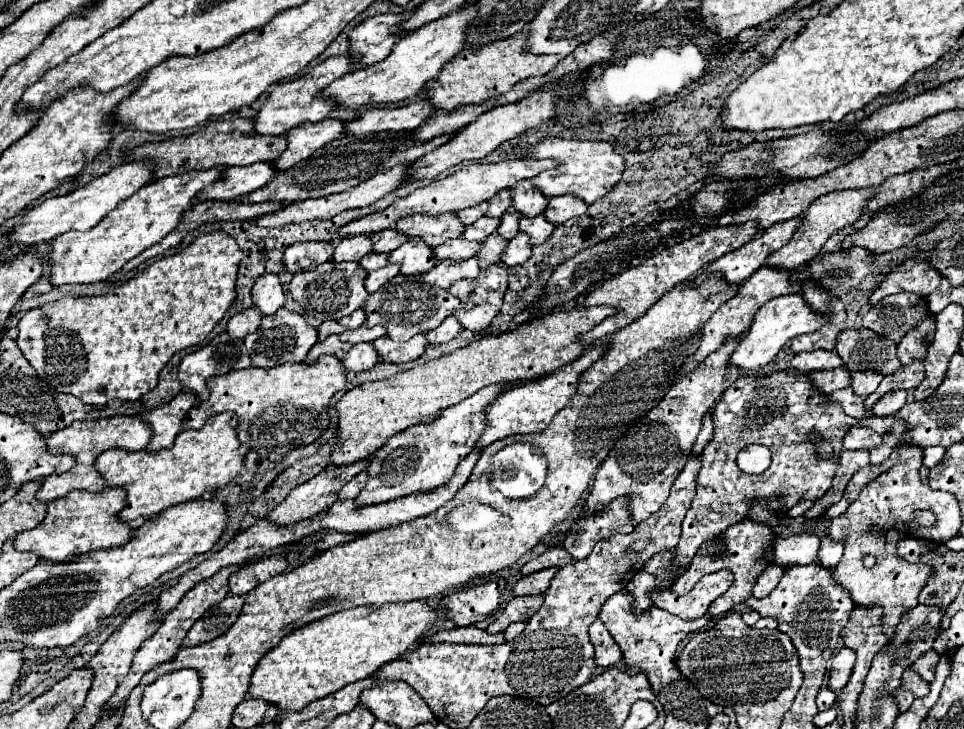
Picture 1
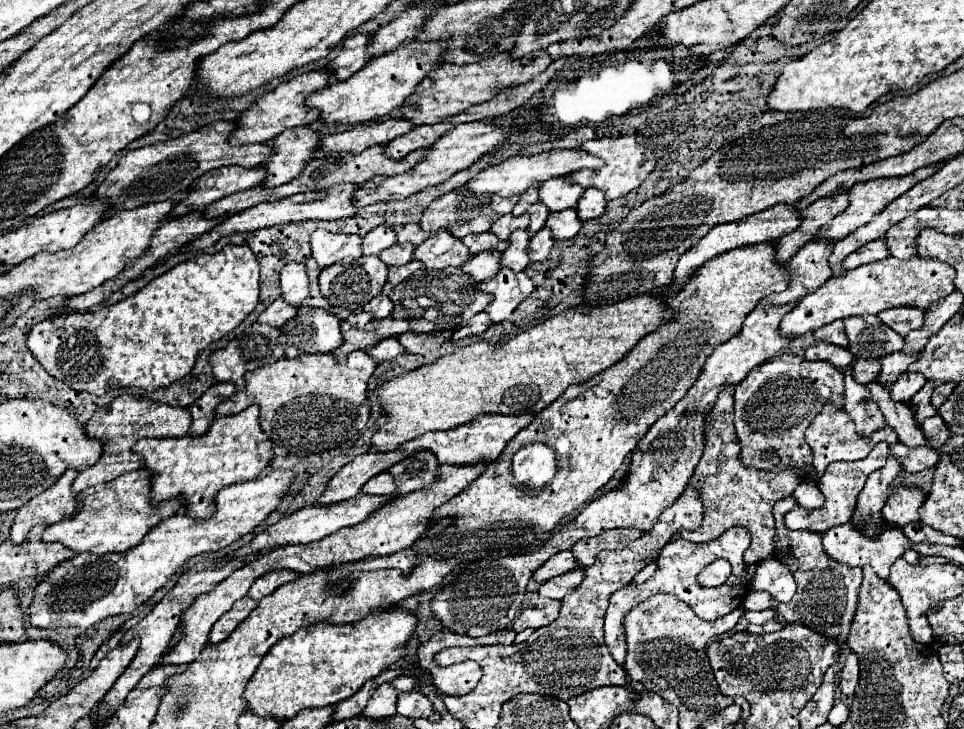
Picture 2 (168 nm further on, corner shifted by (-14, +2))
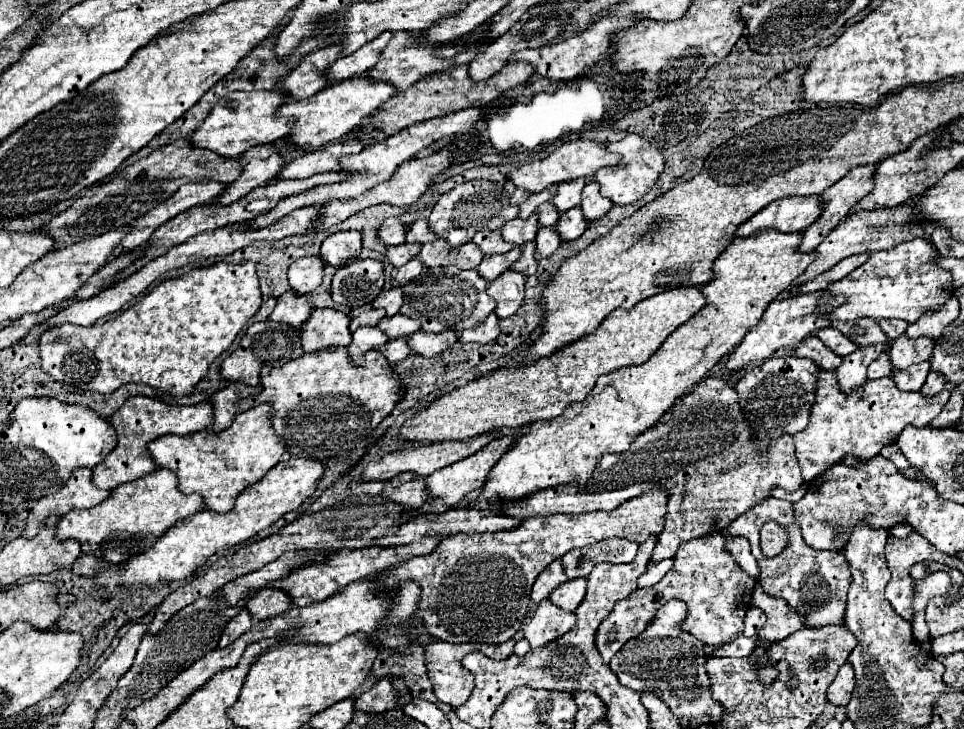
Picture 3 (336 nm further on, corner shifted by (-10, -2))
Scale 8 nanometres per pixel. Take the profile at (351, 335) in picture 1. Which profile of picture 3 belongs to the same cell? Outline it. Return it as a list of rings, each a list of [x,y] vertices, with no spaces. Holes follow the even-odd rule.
[[[394,315],[394,317],[384,317],[378,327],[390,337],[390,339],[398,339],[398,337],[408,337],[412,335],[414,331],[420,329],[418,321],[416,319],[410,319],[410,317],[404,317],[404,315]]]

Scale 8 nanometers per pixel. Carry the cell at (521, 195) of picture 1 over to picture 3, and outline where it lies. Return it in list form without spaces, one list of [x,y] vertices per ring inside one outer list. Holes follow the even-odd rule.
[[[578,179],[578,181],[566,181],[562,185],[558,185],[558,193],[554,195],[552,203],[558,207],[560,213],[580,205],[580,197],[582,197],[582,189],[586,185],[586,179]]]

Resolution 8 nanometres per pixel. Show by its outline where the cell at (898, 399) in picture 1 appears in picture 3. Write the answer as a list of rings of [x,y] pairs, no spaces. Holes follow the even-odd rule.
[[[924,361],[924,363],[916,363],[916,365],[910,365],[908,369],[898,371],[894,375],[894,381],[898,389],[902,391],[920,391],[928,373],[930,373],[930,361]]]

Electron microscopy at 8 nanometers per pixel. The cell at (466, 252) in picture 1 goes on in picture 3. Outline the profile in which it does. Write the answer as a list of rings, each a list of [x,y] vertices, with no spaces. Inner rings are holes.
[[[490,231],[490,233],[476,233],[472,239],[486,255],[494,255],[494,253],[508,253],[512,249],[510,243],[506,243],[502,239],[500,231]]]

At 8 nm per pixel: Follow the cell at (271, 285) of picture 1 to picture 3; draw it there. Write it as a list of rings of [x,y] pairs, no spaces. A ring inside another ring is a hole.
[[[302,257],[294,261],[288,269],[288,281],[290,287],[296,293],[310,293],[314,291],[324,277],[324,261],[320,257]]]

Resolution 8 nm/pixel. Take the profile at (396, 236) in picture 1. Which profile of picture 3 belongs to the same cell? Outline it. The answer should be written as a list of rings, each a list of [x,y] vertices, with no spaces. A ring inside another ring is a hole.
[[[420,219],[408,227],[408,235],[406,235],[408,243],[428,243],[434,239],[436,239],[436,235],[434,235],[434,231],[430,231],[426,219]]]

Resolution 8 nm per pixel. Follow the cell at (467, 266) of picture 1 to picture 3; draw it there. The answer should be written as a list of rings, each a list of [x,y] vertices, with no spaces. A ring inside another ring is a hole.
[[[514,247],[506,255],[484,255],[482,263],[478,265],[478,273],[484,279],[494,281],[498,275],[502,275],[504,271],[508,271],[512,267],[512,263],[518,261],[520,255],[522,255],[522,247]]]

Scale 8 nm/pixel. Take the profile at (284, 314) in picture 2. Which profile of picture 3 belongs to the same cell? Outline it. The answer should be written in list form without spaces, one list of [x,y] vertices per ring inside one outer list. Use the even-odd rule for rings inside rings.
[[[286,291],[278,299],[278,303],[276,303],[276,307],[274,307],[272,315],[270,315],[270,321],[282,321],[286,325],[300,327],[302,323],[306,323],[306,317],[310,317],[312,309],[314,309],[314,305],[306,295]]]

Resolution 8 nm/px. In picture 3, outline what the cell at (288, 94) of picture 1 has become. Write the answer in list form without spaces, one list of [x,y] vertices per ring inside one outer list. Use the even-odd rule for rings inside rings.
[[[274,89],[272,91],[252,91],[252,93],[232,91],[224,95],[214,105],[210,115],[196,127],[196,131],[190,137],[190,143],[200,149],[210,149],[218,153],[220,157],[228,157],[228,159],[240,157],[250,147],[274,143],[276,139],[286,137],[292,127],[292,119],[276,117],[276,109],[282,103],[286,103],[286,99],[288,99],[286,95]]]

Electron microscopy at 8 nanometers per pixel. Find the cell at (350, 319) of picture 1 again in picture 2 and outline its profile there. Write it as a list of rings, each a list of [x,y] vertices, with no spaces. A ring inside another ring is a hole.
[[[378,295],[364,307],[364,311],[370,311],[374,319],[383,319],[391,315],[394,305],[389,297]]]

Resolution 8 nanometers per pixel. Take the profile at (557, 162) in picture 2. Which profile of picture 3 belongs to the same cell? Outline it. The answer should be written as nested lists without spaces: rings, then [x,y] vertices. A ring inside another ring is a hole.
[[[574,139],[574,141],[568,141],[560,147],[556,147],[546,159],[528,163],[528,165],[520,167],[518,171],[510,173],[508,179],[514,181],[516,187],[520,187],[520,189],[526,189],[530,193],[538,193],[538,191],[544,191],[550,185],[558,185],[558,183],[564,183],[564,181],[574,181],[578,177],[594,175],[602,167],[618,165],[618,161],[620,161],[618,153],[610,153],[604,143],[588,141],[588,139]]]

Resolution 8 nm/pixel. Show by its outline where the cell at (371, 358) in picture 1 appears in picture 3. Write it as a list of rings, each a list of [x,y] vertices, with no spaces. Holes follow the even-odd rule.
[[[408,337],[392,339],[392,341],[388,341],[380,351],[384,353],[384,357],[386,357],[392,365],[396,365],[398,361],[406,359],[406,357],[412,353],[412,351],[410,351],[410,347],[408,347]]]

